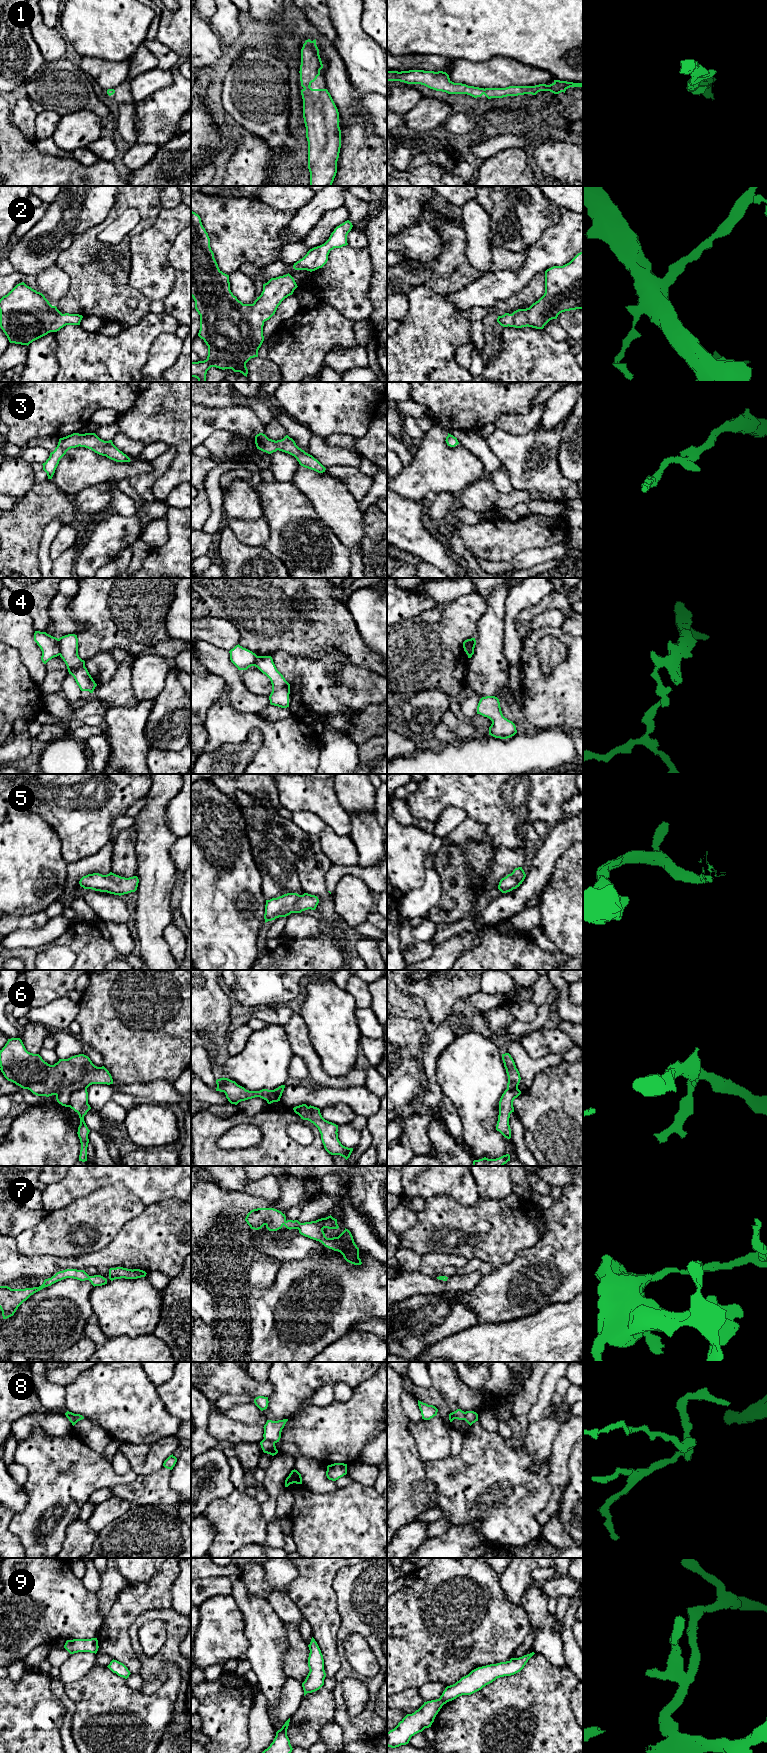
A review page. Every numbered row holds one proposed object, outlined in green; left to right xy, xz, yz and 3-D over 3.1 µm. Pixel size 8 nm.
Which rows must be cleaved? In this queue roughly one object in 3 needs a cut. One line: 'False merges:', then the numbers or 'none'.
False merges: 4, 6

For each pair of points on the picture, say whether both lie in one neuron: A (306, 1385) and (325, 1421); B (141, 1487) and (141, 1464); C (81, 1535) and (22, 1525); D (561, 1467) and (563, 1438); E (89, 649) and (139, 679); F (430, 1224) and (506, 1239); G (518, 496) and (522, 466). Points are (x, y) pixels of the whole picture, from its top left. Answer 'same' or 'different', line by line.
A: different
B: different
C: different
D: same
E: different
F: same
G: different

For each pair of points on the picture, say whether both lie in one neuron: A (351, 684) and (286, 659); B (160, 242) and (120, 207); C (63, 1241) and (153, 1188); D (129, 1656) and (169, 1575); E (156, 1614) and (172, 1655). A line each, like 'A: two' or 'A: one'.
A: one
B: two
C: two
D: one
E: one

